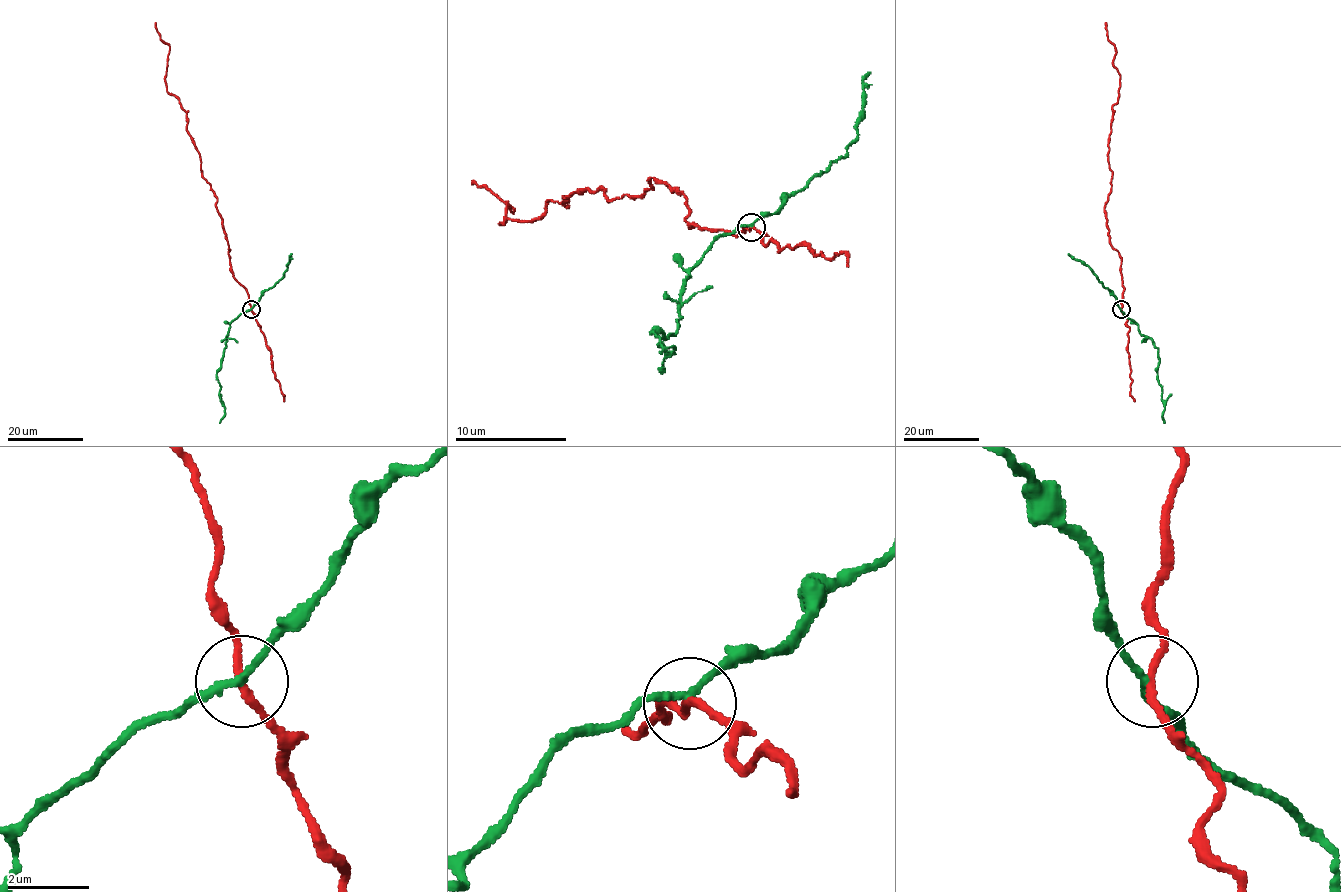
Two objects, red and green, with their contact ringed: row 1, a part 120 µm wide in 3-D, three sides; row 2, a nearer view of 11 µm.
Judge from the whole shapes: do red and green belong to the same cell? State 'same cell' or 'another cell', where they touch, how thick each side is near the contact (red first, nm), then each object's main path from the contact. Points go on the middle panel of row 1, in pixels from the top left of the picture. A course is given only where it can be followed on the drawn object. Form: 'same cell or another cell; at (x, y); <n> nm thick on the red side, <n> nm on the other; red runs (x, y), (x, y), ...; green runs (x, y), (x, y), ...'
another cell; at (751, 227); 170 nm thick on the red side, 160 nm on the other; red runs (750, 228), (689, 228), (683, 195), (653, 178), (644, 195), (581, 189), (500, 223), (514, 209), (472, 181); green runs (750, 225), (722, 234), (692, 267), (678, 331), (650, 334), (675, 353), (672, 348), (658, 353)

